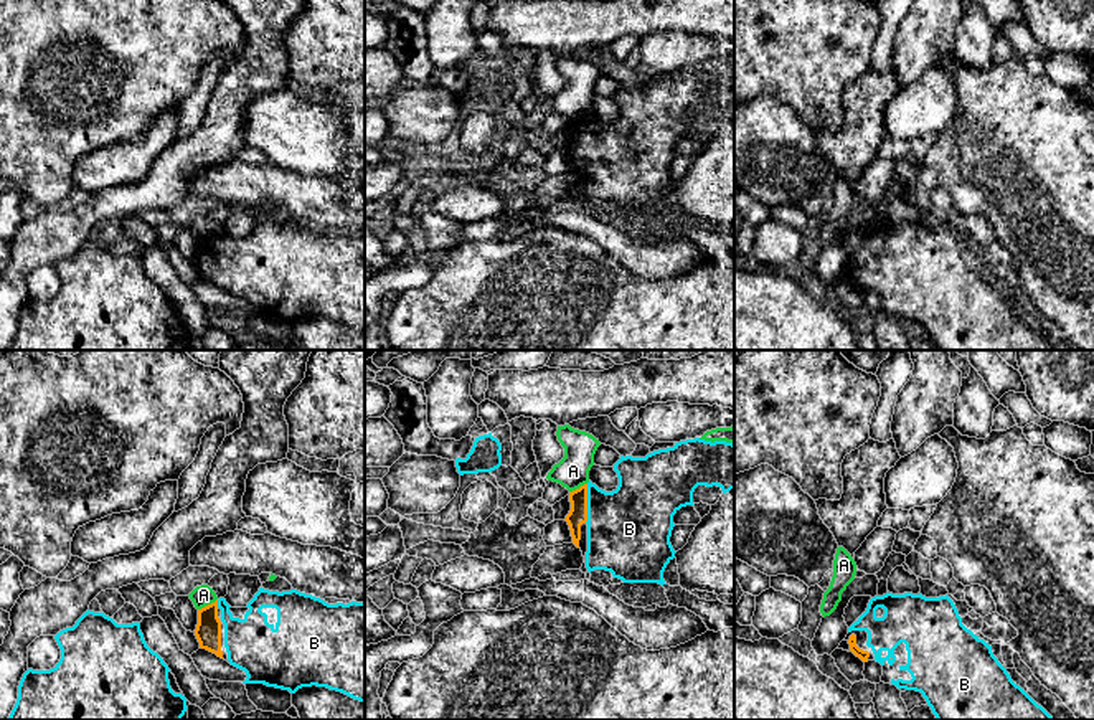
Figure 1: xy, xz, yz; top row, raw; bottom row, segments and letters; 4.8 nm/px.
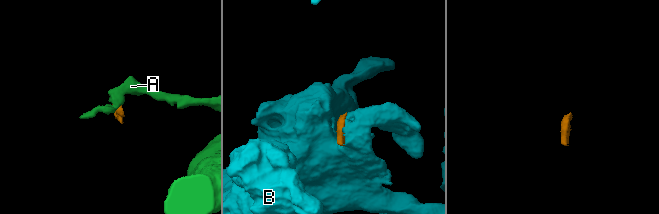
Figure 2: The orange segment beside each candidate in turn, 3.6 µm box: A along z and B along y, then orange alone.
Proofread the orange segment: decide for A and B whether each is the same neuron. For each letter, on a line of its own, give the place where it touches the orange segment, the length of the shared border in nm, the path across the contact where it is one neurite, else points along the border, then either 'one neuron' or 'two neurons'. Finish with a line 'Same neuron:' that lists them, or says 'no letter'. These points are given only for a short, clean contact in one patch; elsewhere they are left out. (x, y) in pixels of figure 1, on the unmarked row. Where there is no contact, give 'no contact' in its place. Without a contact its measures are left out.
A: meets orange in xy at (208, 235); contact 110 nm long; border along xy (216, 228), (198, 240); two neurons
B: meets orange in xz at (586, 134); contact 190 nm long; one neuron
Same neuron: B

